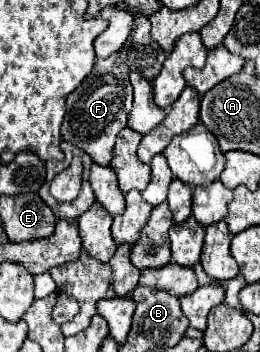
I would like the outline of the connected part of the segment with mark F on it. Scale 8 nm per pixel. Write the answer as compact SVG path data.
M118 53L108 59L98 59L92 73L66 99L62 137L86 151L94 163L104 167L110 165L116 135L126 127L126 119L132 109L132 85L128 81L128 73L130 69Z

